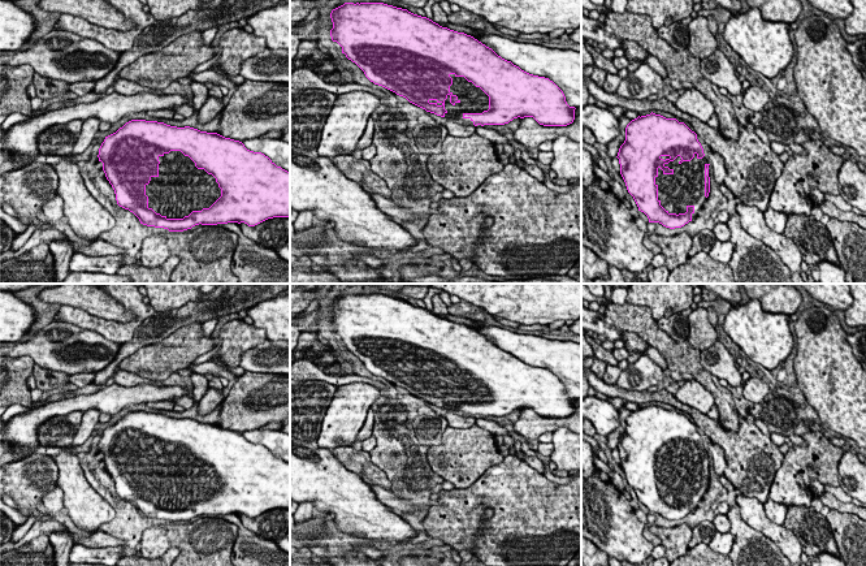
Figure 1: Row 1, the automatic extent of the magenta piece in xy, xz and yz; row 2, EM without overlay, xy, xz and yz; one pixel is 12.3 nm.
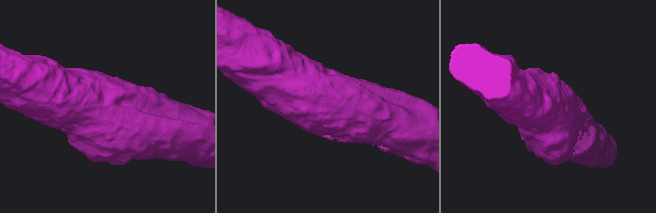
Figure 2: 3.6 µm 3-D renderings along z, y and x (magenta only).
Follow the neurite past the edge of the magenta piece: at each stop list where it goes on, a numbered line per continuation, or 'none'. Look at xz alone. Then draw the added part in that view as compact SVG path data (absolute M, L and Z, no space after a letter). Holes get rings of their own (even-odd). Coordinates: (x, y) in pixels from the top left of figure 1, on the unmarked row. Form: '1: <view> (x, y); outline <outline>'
1: xz (472, 390); outline M450 366L453 376L450 384L458 388L458 394L450 394L450 386L445 392L445 409L450 411L462 411L464 415L473 416L471 410L464 410L464 405L482 405L489 401L489 388L464 368Z

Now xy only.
1: xy (181, 479); outline M181 442L159 448L159 467L146 476L148 500L166 510L183 510L192 502L209 500L221 480L212 466L198 461Z

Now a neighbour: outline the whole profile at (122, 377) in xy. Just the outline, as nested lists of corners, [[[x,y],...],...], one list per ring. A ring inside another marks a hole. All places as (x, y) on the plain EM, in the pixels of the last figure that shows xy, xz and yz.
[[[117,370],[113,375],[114,384],[118,384],[121,386],[137,386],[140,384],[153,384],[156,386],[160,386],[161,384],[157,381],[152,381],[150,379],[142,377],[137,373],[124,371],[124,370]]]

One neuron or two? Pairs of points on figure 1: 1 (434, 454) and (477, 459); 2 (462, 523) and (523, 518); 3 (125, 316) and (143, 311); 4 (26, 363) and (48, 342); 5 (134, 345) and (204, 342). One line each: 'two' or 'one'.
1: one
2: one
3: two
4: two
5: two

